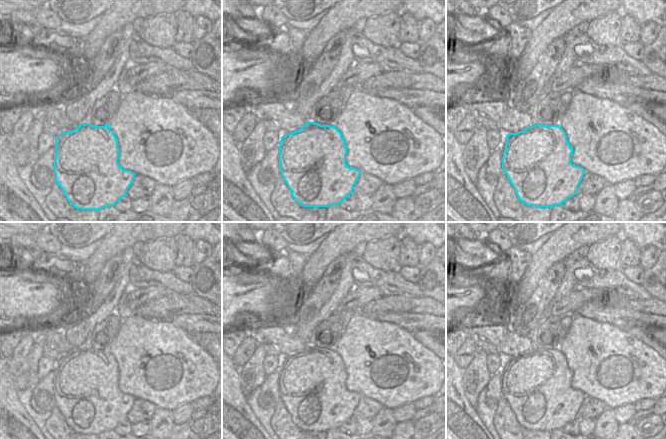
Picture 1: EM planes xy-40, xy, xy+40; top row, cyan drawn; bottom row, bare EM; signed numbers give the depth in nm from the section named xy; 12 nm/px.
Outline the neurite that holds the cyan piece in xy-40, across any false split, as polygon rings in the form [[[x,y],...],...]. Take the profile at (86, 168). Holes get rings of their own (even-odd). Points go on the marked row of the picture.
[[[80,123],[76,129],[63,132],[55,137],[55,182],[64,192],[67,201],[76,209],[100,210],[114,206],[126,195],[135,173],[123,169],[119,163],[118,140],[109,123],[94,126]]]

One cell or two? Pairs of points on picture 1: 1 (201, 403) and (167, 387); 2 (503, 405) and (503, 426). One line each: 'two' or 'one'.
1: two
2: one

